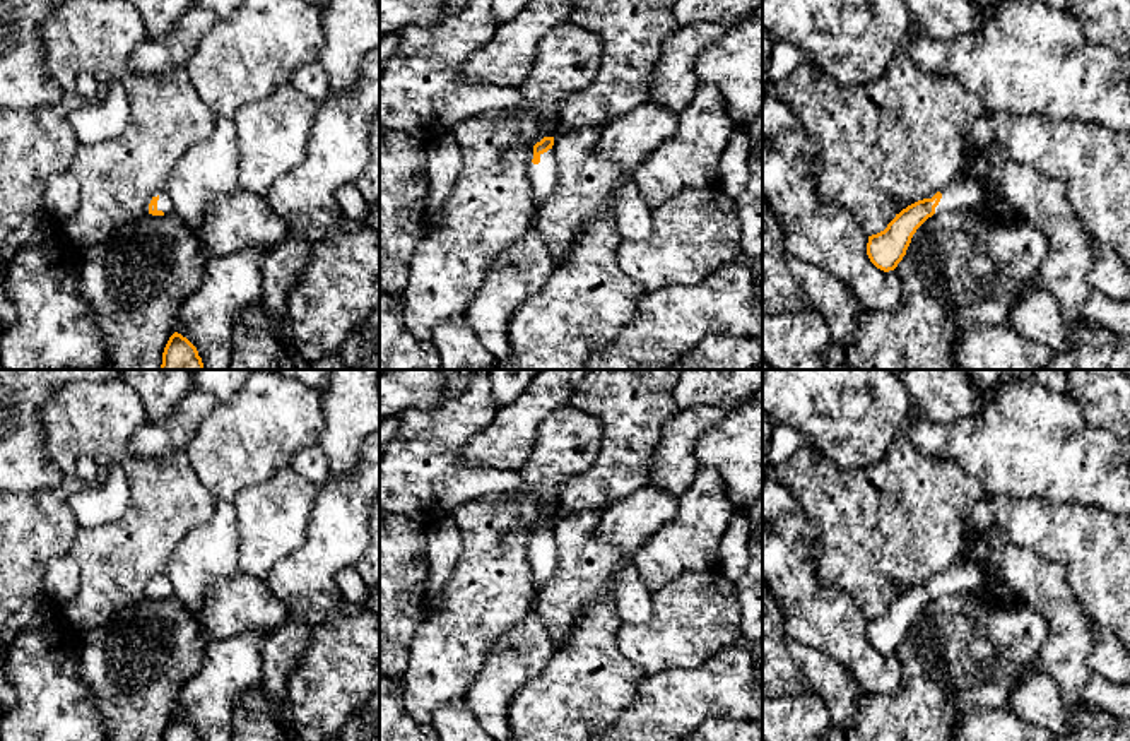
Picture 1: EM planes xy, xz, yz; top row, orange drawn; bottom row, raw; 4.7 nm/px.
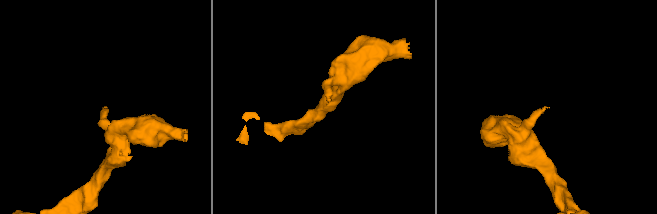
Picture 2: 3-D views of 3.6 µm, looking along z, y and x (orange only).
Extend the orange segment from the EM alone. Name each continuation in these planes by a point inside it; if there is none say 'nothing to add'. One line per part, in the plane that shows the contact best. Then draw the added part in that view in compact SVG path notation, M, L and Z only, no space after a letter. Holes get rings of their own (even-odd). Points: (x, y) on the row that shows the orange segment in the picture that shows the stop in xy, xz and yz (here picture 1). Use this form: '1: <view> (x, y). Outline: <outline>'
1: xy (164, 202). Outline: M168 190L154 193L147 202L145 202L145 212L149 212L149 204L150 200L157 197L157 210L162 210L164 214L173 214L174 212L174 204L173 199L169 197Z

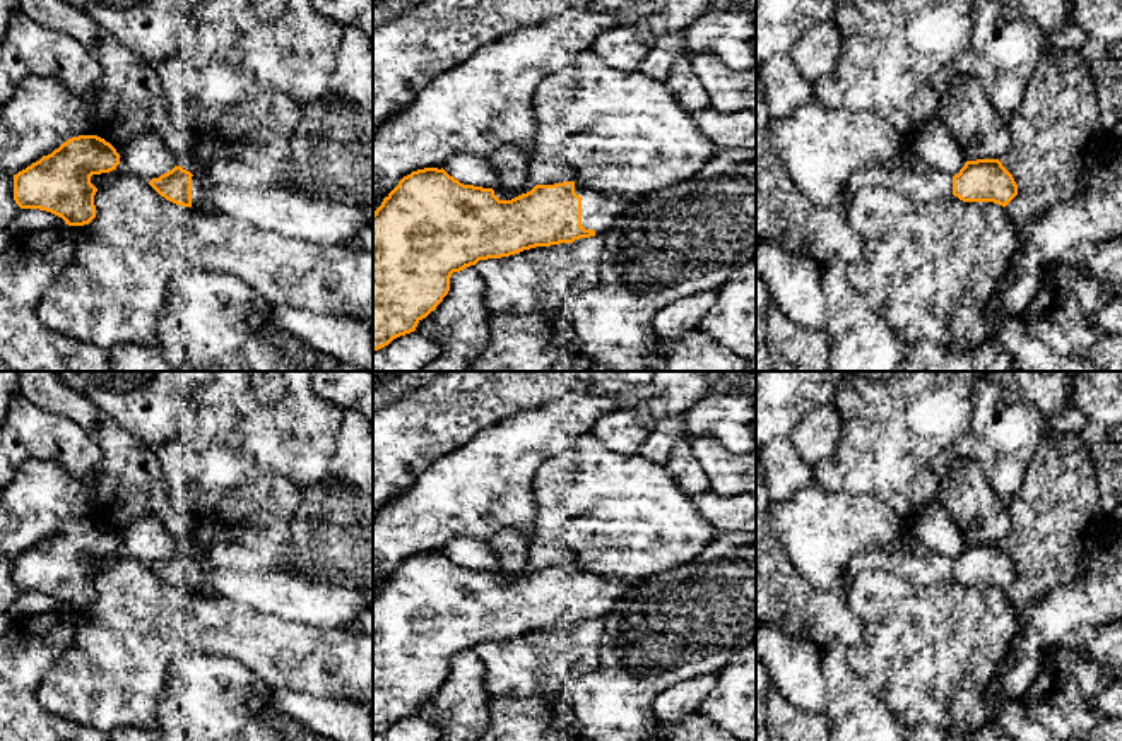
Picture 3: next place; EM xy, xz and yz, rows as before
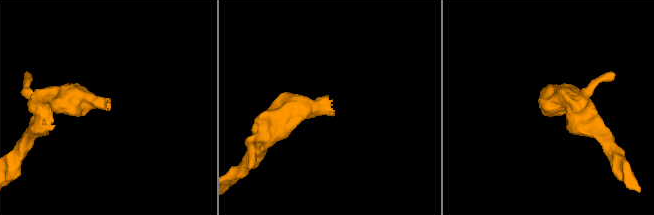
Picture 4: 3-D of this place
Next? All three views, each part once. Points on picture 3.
1: xz (599, 211). Outline: M575 183L575 193L582 197L582 226L593 229L595 236L604 236L614 219L629 205L628 200L616 195L604 195L592 188Z

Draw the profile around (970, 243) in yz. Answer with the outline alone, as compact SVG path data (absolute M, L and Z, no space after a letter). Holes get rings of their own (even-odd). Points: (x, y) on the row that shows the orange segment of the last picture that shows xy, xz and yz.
M862 187L845 205L852 228L864 238L864 253L845 265L847 282L908 344L922 339L949 346L951 318L966 291L985 305L997 288L1018 248L1018 231L1006 209L994 202L963 202L954 195L918 200L888 187Z

